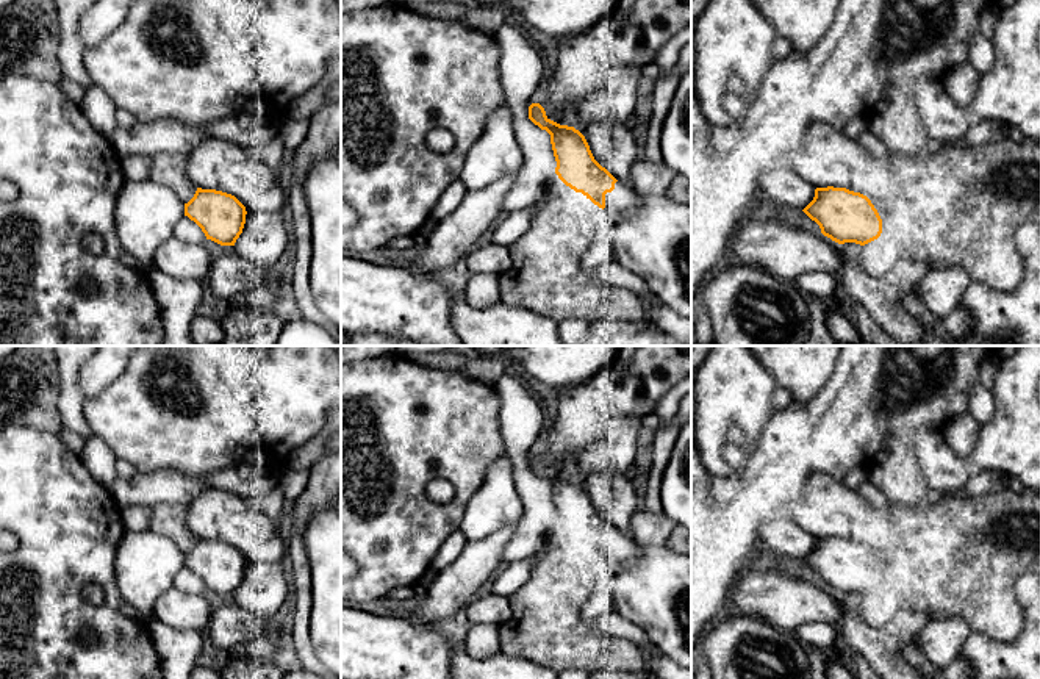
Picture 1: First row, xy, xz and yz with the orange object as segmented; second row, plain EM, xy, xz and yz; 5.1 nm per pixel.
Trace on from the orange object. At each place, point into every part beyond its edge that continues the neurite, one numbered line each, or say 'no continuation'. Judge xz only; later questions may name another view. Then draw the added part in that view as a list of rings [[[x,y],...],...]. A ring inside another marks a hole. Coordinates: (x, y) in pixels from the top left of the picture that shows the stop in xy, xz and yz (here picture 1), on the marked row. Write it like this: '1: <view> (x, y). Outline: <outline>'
1: xz (620, 202). Outline: [[[616,181],[615,189],[605,194],[604,211],[615,221],[621,221],[633,213],[635,202],[637,196],[633,192],[633,188],[622,181]]]

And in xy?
no continuation

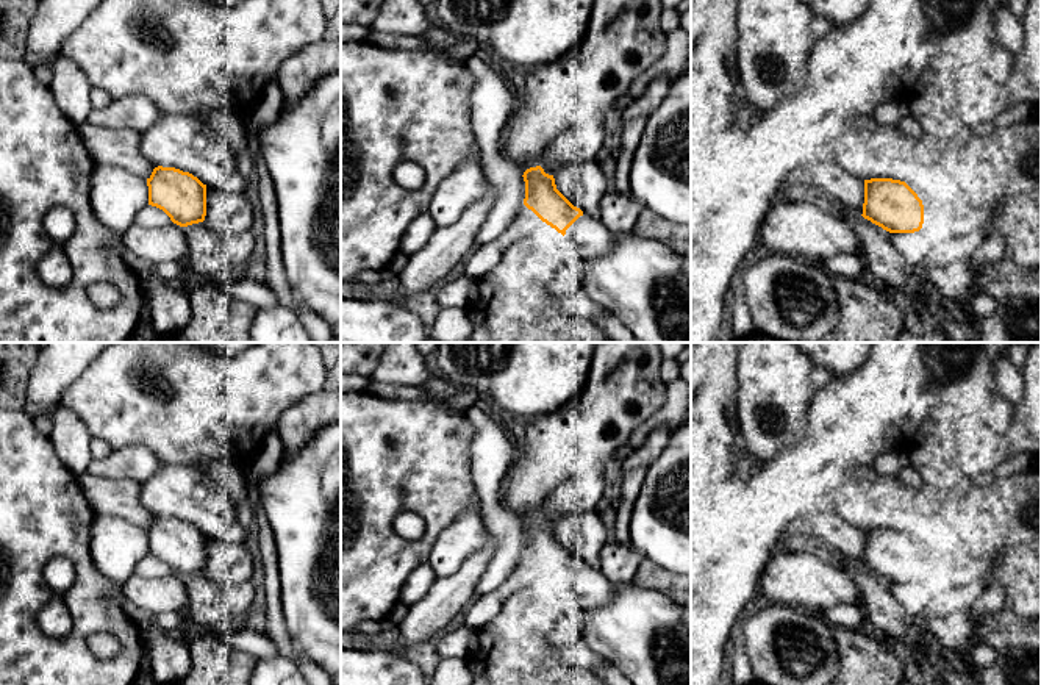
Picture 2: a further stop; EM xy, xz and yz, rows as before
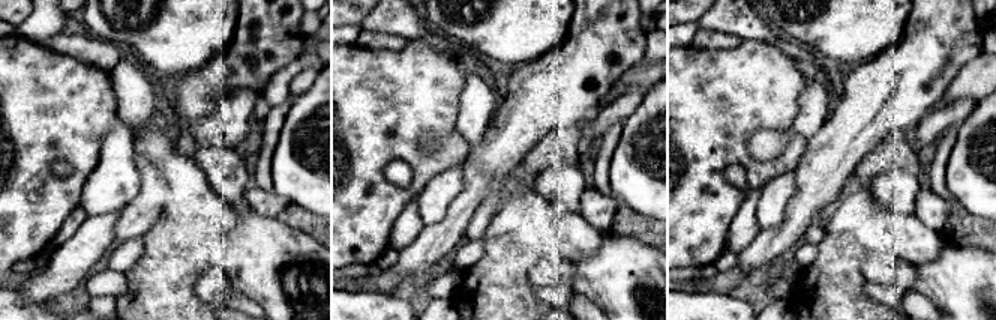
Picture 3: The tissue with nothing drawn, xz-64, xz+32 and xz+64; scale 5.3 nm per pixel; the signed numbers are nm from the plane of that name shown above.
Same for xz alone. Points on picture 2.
1: xz (588, 236). Outline: [[[580,216],[564,235],[572,250],[585,260],[606,255],[614,247],[614,231],[608,230],[599,217]]]

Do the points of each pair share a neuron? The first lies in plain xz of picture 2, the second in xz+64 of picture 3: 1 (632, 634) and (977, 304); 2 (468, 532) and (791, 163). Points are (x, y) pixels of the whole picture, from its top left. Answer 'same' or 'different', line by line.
1: same
2: different

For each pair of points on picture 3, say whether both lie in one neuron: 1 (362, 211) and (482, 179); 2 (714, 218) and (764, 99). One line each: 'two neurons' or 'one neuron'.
1: two neurons
2: one neuron

